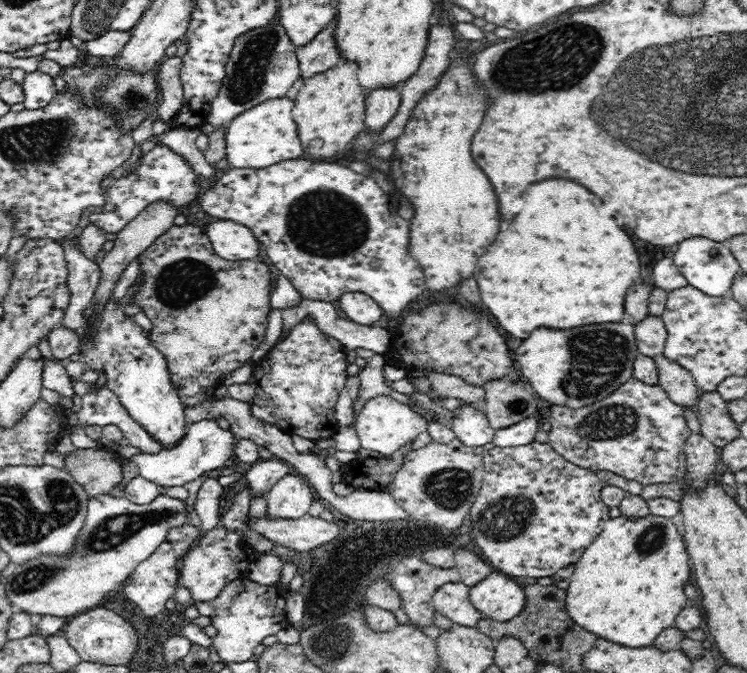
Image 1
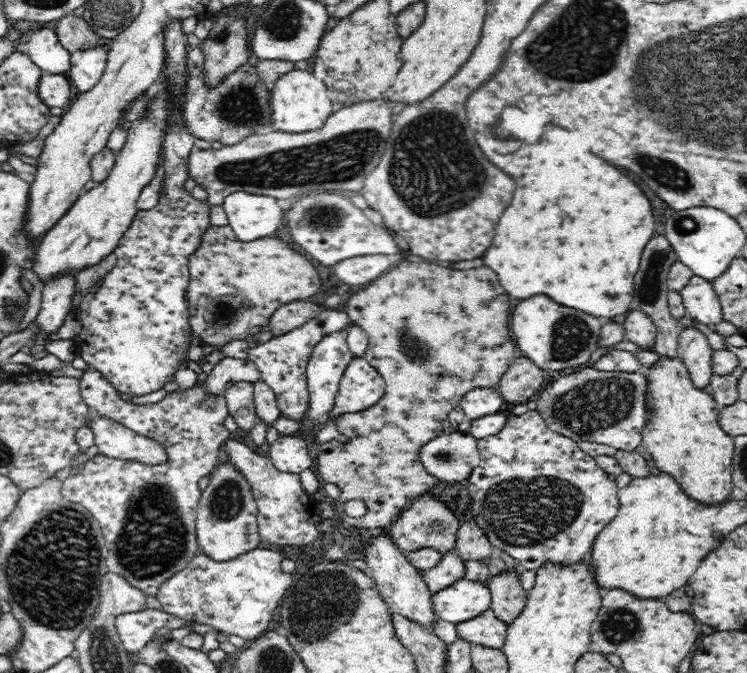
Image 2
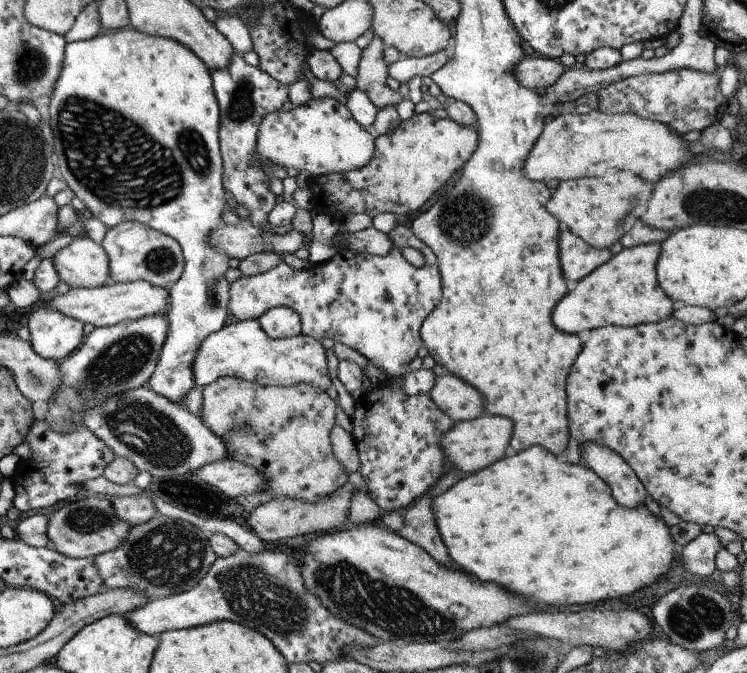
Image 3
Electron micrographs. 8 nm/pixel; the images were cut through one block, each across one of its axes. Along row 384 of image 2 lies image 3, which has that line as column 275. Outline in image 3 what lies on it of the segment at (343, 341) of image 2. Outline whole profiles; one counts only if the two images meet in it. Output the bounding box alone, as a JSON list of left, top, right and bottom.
[258,307,300,339]

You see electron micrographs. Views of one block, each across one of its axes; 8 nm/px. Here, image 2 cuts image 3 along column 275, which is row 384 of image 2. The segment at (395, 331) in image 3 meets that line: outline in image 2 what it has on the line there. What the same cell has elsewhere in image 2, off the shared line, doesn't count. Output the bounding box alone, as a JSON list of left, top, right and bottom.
[249,307,351,420]

